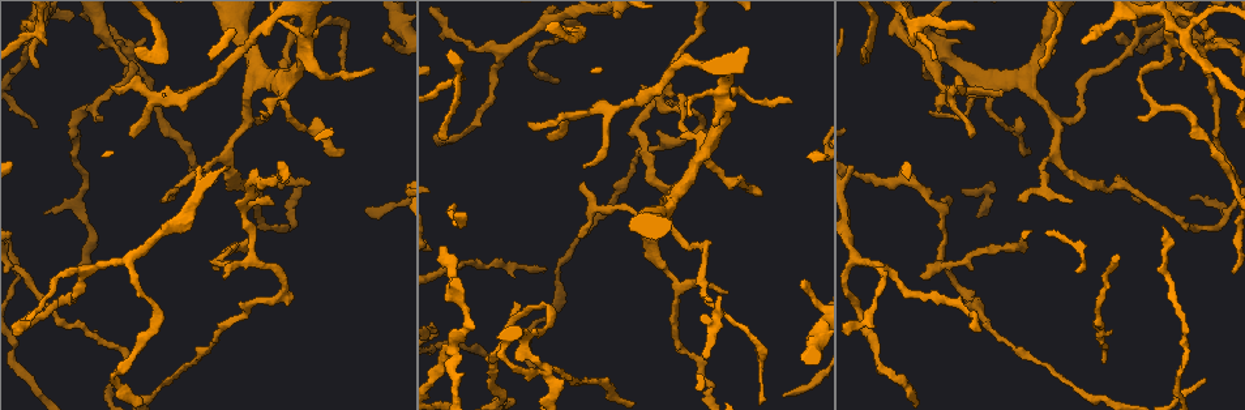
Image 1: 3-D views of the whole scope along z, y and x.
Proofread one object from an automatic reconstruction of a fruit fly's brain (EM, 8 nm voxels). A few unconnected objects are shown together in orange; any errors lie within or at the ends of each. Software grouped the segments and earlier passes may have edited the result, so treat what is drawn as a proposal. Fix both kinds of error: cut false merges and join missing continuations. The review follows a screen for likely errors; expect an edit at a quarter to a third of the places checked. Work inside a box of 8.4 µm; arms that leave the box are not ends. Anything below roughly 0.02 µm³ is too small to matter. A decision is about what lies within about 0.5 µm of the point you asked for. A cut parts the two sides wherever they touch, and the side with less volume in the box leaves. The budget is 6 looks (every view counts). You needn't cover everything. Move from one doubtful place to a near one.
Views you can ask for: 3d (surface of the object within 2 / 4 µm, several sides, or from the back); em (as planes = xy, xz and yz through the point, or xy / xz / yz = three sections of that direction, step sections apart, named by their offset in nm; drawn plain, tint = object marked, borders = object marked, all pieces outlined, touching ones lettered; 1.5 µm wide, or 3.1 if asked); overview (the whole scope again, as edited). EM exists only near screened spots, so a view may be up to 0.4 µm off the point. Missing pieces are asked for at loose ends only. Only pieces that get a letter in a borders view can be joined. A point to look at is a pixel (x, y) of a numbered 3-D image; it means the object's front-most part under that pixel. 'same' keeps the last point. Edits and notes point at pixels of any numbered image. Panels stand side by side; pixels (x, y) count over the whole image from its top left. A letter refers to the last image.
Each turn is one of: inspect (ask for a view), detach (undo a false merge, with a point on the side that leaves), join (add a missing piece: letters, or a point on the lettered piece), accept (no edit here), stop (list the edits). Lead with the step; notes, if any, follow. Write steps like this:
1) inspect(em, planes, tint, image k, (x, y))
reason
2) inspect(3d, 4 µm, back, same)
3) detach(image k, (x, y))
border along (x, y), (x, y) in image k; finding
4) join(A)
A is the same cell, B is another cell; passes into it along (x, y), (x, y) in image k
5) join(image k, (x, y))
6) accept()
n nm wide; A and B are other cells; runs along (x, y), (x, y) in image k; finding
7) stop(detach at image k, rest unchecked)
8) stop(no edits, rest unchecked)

inspect(3d, 4 µm, back, image 1, (345, 70))
free end

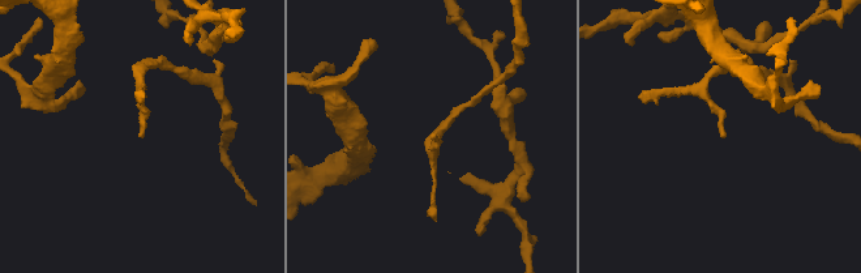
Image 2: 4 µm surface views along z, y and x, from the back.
inspect(em, planes, borders, image 2, (432, 134))
now the EM

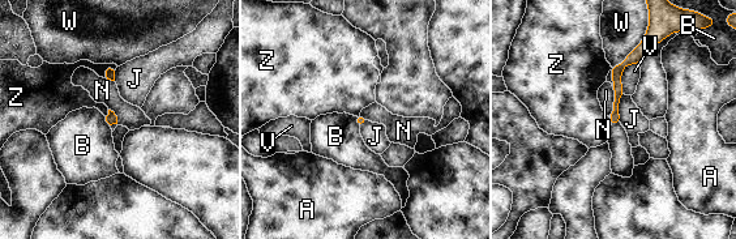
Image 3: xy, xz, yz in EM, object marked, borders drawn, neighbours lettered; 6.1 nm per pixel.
accept()
70 nm wide; A, B, J, N, V, W and Z are other cells; runs along (641, 50), (617, 71), (612, 120) in image 3; no lettered piece goes on from it

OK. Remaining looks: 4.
inspect(em, planes, tint, image 1, (1145, 68))
abrupt turn

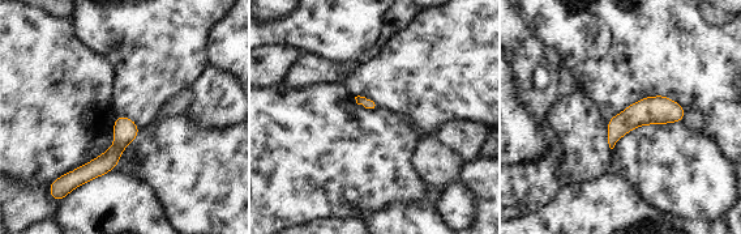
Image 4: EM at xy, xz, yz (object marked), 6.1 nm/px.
inspect(em, planes, borders, same)
see the neighbours

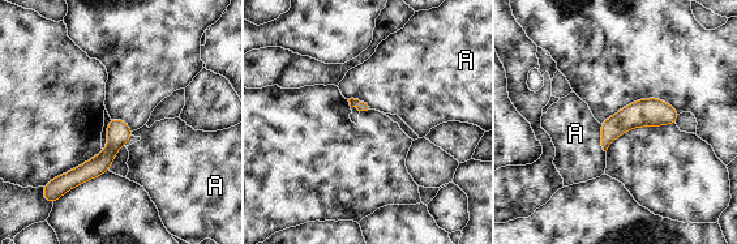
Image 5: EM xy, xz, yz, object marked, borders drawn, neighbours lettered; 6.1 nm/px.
accept()
A is another cell; border along (600, 124), (600, 145), (605, 152) in image 5; continuous, no second neuron

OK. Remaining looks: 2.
stop(no edits, rest unchecked)

